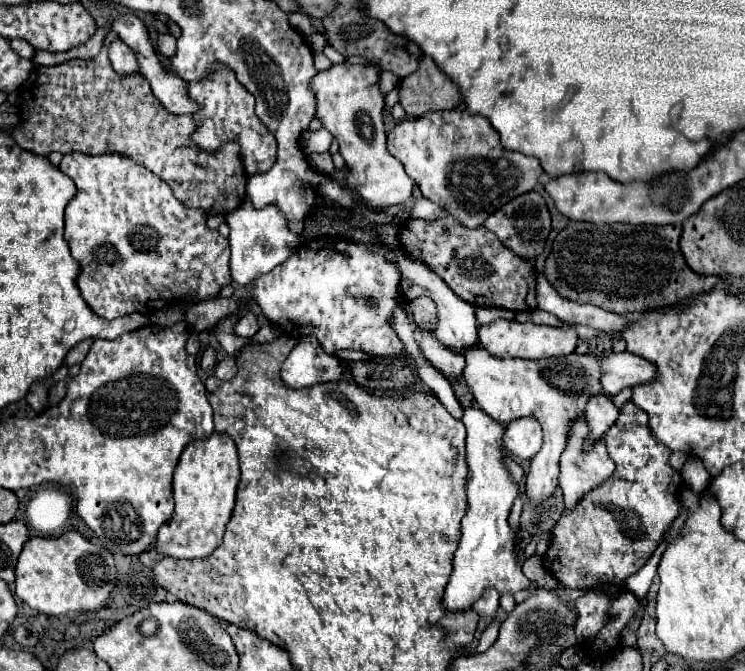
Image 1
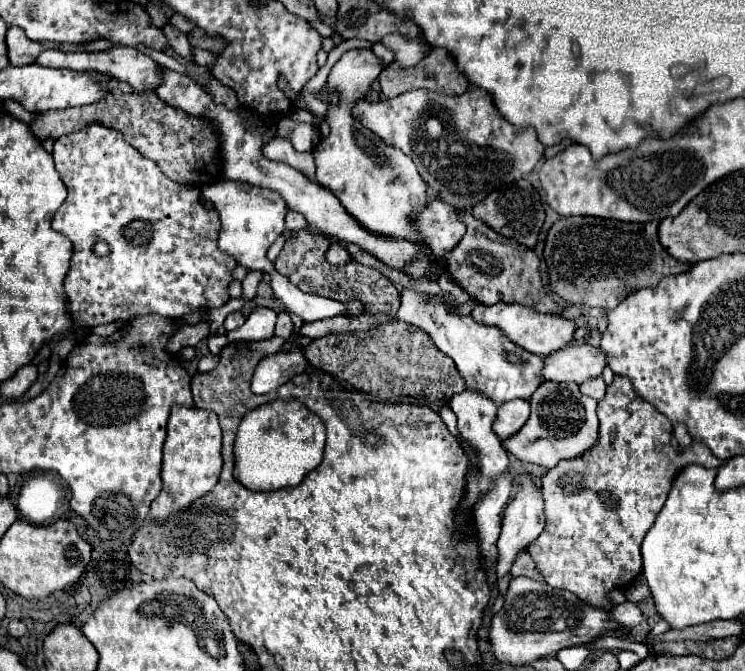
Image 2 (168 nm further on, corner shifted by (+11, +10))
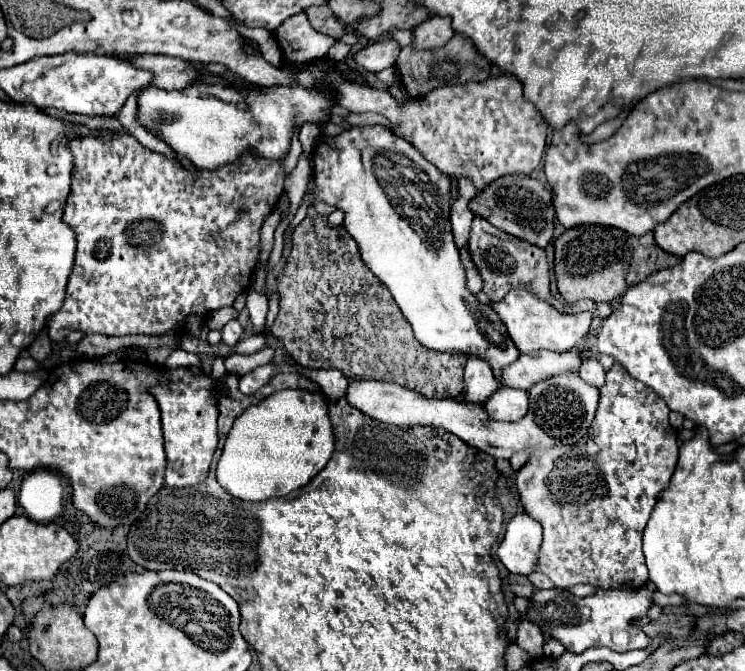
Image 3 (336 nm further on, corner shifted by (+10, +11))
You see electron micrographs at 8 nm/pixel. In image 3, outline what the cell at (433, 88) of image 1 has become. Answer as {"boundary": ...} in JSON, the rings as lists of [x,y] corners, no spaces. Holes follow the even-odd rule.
{"boundary":[[[455,34],[445,46],[433,48],[433,50],[415,50],[413,46],[405,46],[395,66],[399,68],[403,86],[413,98],[421,98],[441,86],[453,86],[453,84],[463,84],[471,80],[479,82],[489,78],[491,74],[491,62],[475,48],[475,44],[467,36],[463,36],[463,50],[461,50],[461,34]]]}

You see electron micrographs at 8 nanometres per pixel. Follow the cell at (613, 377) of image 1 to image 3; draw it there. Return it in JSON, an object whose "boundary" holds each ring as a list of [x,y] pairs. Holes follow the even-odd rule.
{"boundary":[[[531,352],[521,354],[513,364],[501,370],[501,386],[529,390],[533,384],[561,372],[577,372],[581,366],[579,352]]]}

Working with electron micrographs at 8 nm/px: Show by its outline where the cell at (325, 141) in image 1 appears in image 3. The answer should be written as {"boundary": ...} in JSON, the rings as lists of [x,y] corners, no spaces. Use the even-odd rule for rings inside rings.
{"boundary":[[[305,124],[299,132],[299,140],[301,140],[301,146],[303,146],[303,152],[309,156],[313,152],[313,146],[315,146],[315,140],[319,136],[319,126],[315,124]]]}

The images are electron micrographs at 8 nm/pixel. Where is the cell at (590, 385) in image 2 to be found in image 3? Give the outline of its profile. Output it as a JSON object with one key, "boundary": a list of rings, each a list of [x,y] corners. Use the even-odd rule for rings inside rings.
{"boundary":[[[585,358],[585,360],[581,362],[579,376],[581,376],[585,382],[593,384],[595,388],[601,388],[601,386],[605,384],[605,370],[603,370],[603,366],[599,364],[597,358]]]}

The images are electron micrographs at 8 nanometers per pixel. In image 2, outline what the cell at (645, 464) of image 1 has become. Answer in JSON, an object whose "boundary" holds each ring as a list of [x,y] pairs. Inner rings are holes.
{"boundary":[[[616,375],[614,383],[606,391],[606,397],[598,403],[598,419],[600,443],[592,451],[584,453],[584,457],[560,461],[542,477],[546,527],[538,535],[538,539],[532,541],[528,553],[532,555],[536,569],[544,575],[550,587],[568,589],[586,605],[608,611],[614,607],[610,601],[610,593],[618,587],[630,585],[642,569],[640,543],[668,497],[672,477],[688,463],[718,467],[724,461],[718,461],[708,447],[696,442],[692,442],[686,451],[678,453],[670,445],[670,421],[632,391],[628,377]]]}

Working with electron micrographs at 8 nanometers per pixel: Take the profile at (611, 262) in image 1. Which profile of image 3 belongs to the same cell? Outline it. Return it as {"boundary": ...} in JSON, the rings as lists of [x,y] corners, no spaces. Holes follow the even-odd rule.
{"boundary":[[[575,226],[565,230],[563,236],[555,240],[555,276],[557,288],[565,302],[575,304],[583,298],[591,298],[595,302],[613,302],[617,296],[625,294],[627,288],[639,284],[649,274],[661,270],[661,248],[657,248],[653,240],[653,232],[637,238],[623,230],[609,228],[609,226]]]}

